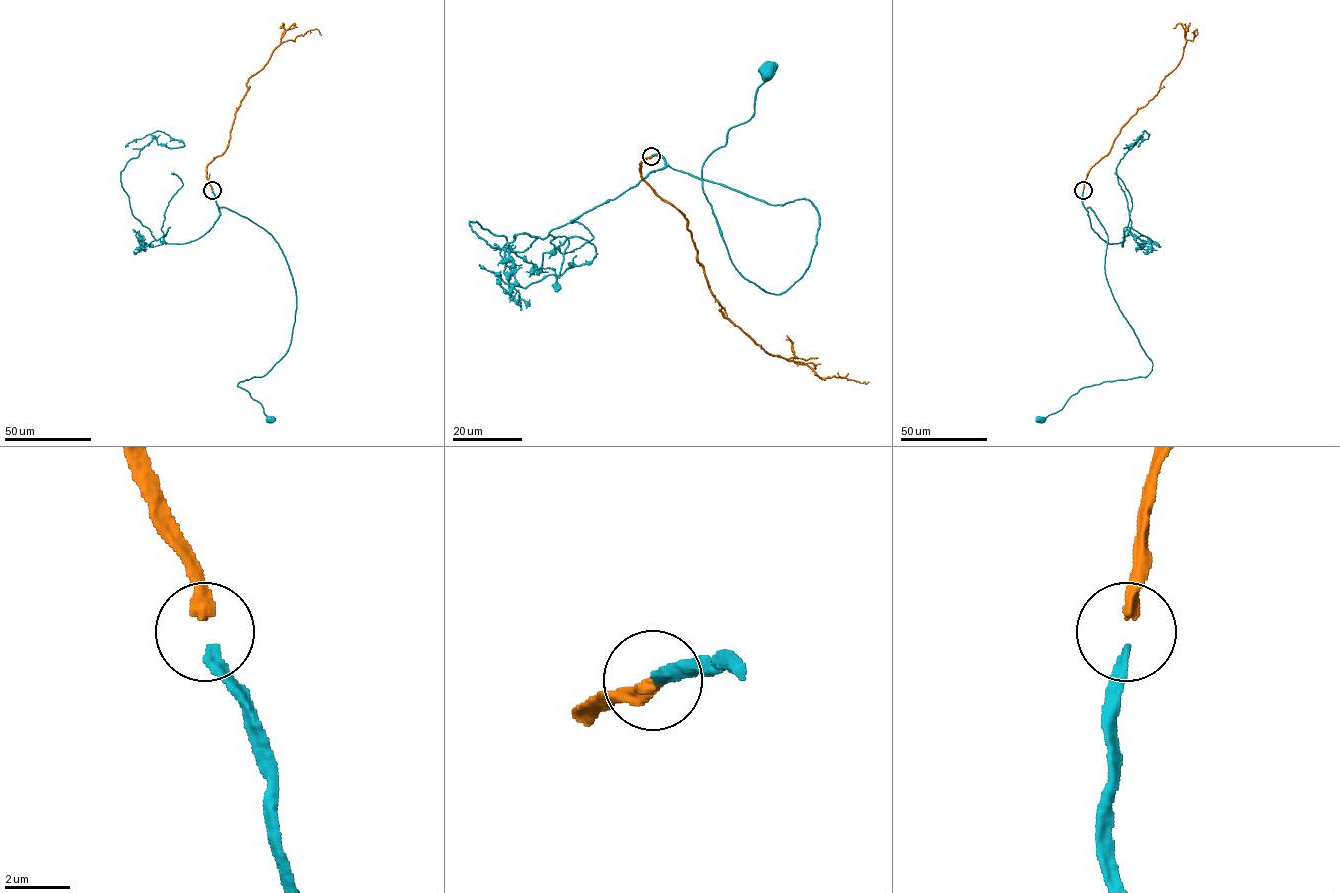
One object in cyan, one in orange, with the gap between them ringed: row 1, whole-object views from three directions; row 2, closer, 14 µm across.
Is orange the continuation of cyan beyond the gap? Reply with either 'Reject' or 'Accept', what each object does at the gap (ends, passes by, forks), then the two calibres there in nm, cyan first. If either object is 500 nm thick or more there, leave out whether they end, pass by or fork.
Accept. At the ring cyan ends. At the ring orange ends. Thickness 280 nm (cyan) against 420 nm

